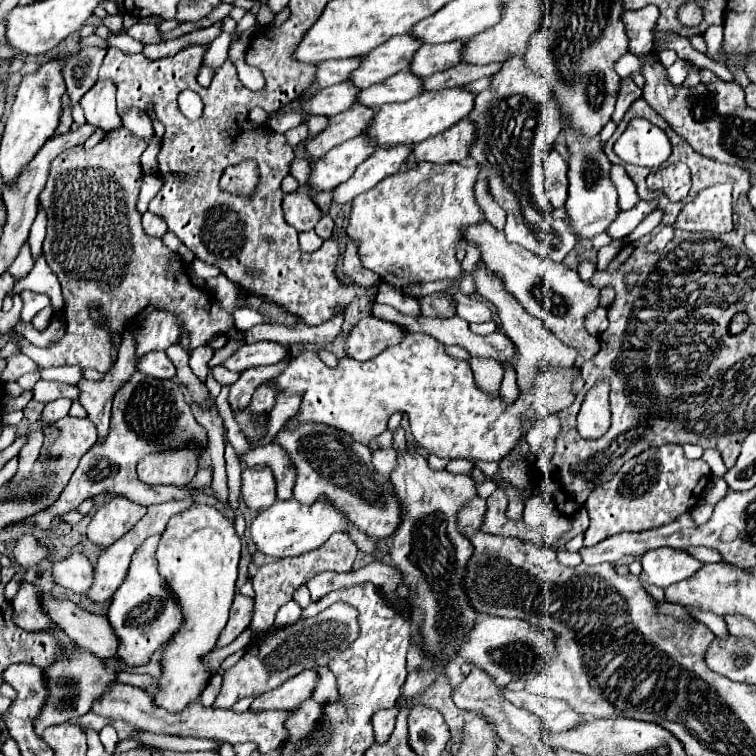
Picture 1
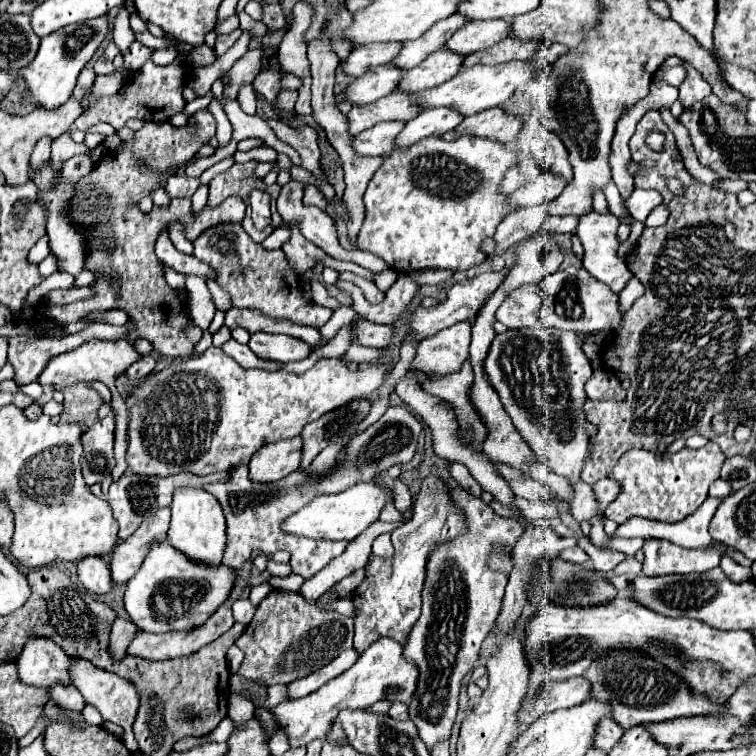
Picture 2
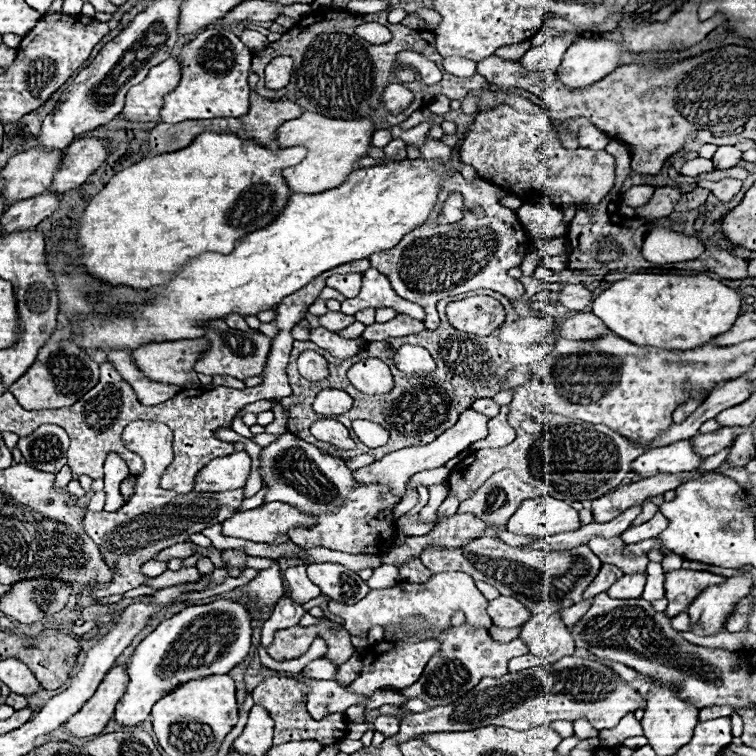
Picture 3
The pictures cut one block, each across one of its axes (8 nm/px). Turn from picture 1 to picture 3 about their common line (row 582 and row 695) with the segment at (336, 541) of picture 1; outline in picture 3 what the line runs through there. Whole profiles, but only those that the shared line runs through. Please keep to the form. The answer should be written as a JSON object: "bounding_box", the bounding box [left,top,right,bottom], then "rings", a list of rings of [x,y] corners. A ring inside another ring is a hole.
{"bounding_box":[252,674,346,746],"rings":[[[284,674],[266,678],[252,690],[254,702],[258,706],[266,708],[276,722],[274,724],[274,744],[284,744],[284,742],[292,742],[292,740],[318,740],[318,742],[324,740],[324,746],[328,746],[328,744],[338,744],[338,740],[344,738],[346,714],[334,714],[334,716],[326,716],[322,720],[312,720],[310,714],[306,712],[306,706],[298,704],[306,694],[308,694],[308,688],[304,684],[298,684]]]}

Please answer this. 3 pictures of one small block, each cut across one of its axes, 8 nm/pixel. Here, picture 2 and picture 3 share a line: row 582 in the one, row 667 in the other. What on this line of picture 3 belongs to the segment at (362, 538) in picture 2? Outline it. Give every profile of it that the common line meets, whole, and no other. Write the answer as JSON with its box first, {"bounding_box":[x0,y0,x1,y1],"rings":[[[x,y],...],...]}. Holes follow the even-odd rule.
{"bounding_box":[302,658,338,680],"rings":[[[319,658],[304,666],[302,676],[306,676],[306,678],[322,678],[322,680],[332,680],[332,678],[334,678],[336,668],[338,668],[338,666],[336,666],[336,664],[332,664],[330,660],[326,660],[326,658]]]}

